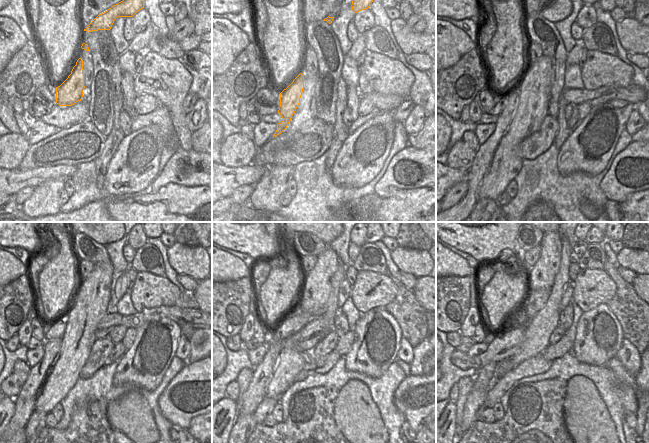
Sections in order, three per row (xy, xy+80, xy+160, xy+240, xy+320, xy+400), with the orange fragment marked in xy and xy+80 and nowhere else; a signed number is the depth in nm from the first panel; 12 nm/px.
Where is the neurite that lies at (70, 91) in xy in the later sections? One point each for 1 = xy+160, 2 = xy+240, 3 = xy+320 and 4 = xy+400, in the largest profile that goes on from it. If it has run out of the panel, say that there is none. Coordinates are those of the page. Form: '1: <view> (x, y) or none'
1: xy+160 (484, 153)
2: xy+240 (25, 402)
3: xy+320 (257, 389)
4: xy+400 (484, 380)

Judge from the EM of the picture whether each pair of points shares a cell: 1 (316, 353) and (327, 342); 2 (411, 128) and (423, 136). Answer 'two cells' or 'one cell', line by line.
1: one cell
2: two cells

